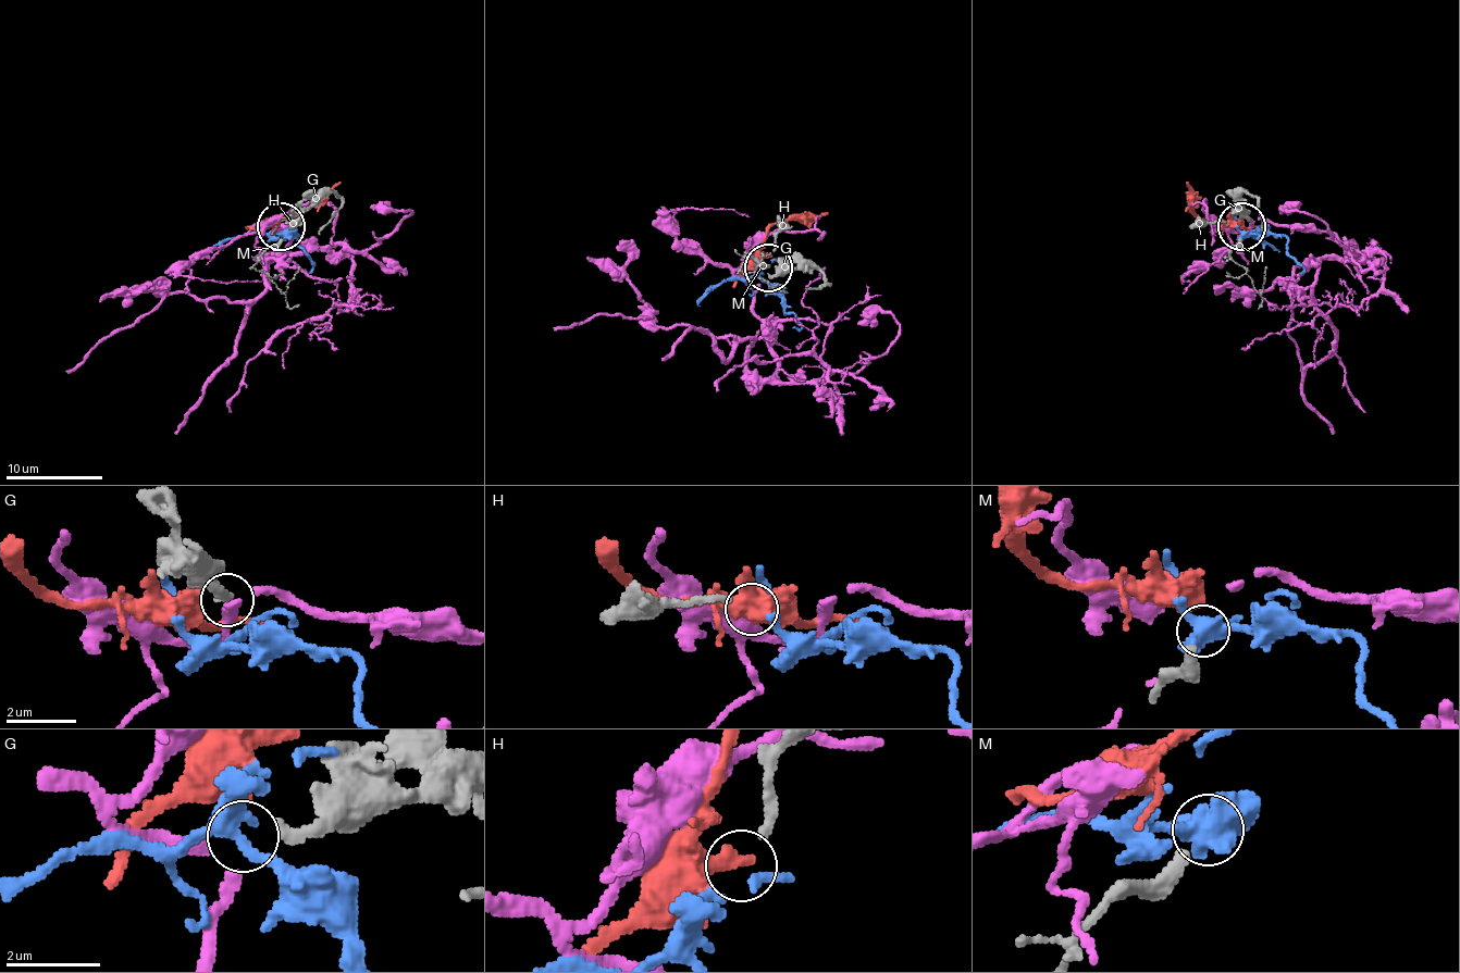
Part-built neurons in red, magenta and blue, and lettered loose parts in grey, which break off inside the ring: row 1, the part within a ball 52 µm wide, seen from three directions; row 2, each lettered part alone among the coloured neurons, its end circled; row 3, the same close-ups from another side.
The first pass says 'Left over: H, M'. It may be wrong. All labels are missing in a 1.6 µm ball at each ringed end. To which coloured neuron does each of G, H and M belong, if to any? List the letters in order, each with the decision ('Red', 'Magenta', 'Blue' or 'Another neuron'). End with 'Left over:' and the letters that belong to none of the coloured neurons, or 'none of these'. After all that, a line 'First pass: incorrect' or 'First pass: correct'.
G: Magenta
H: Blue
M: Another neuron
Left over: M
First pass: incorrect

